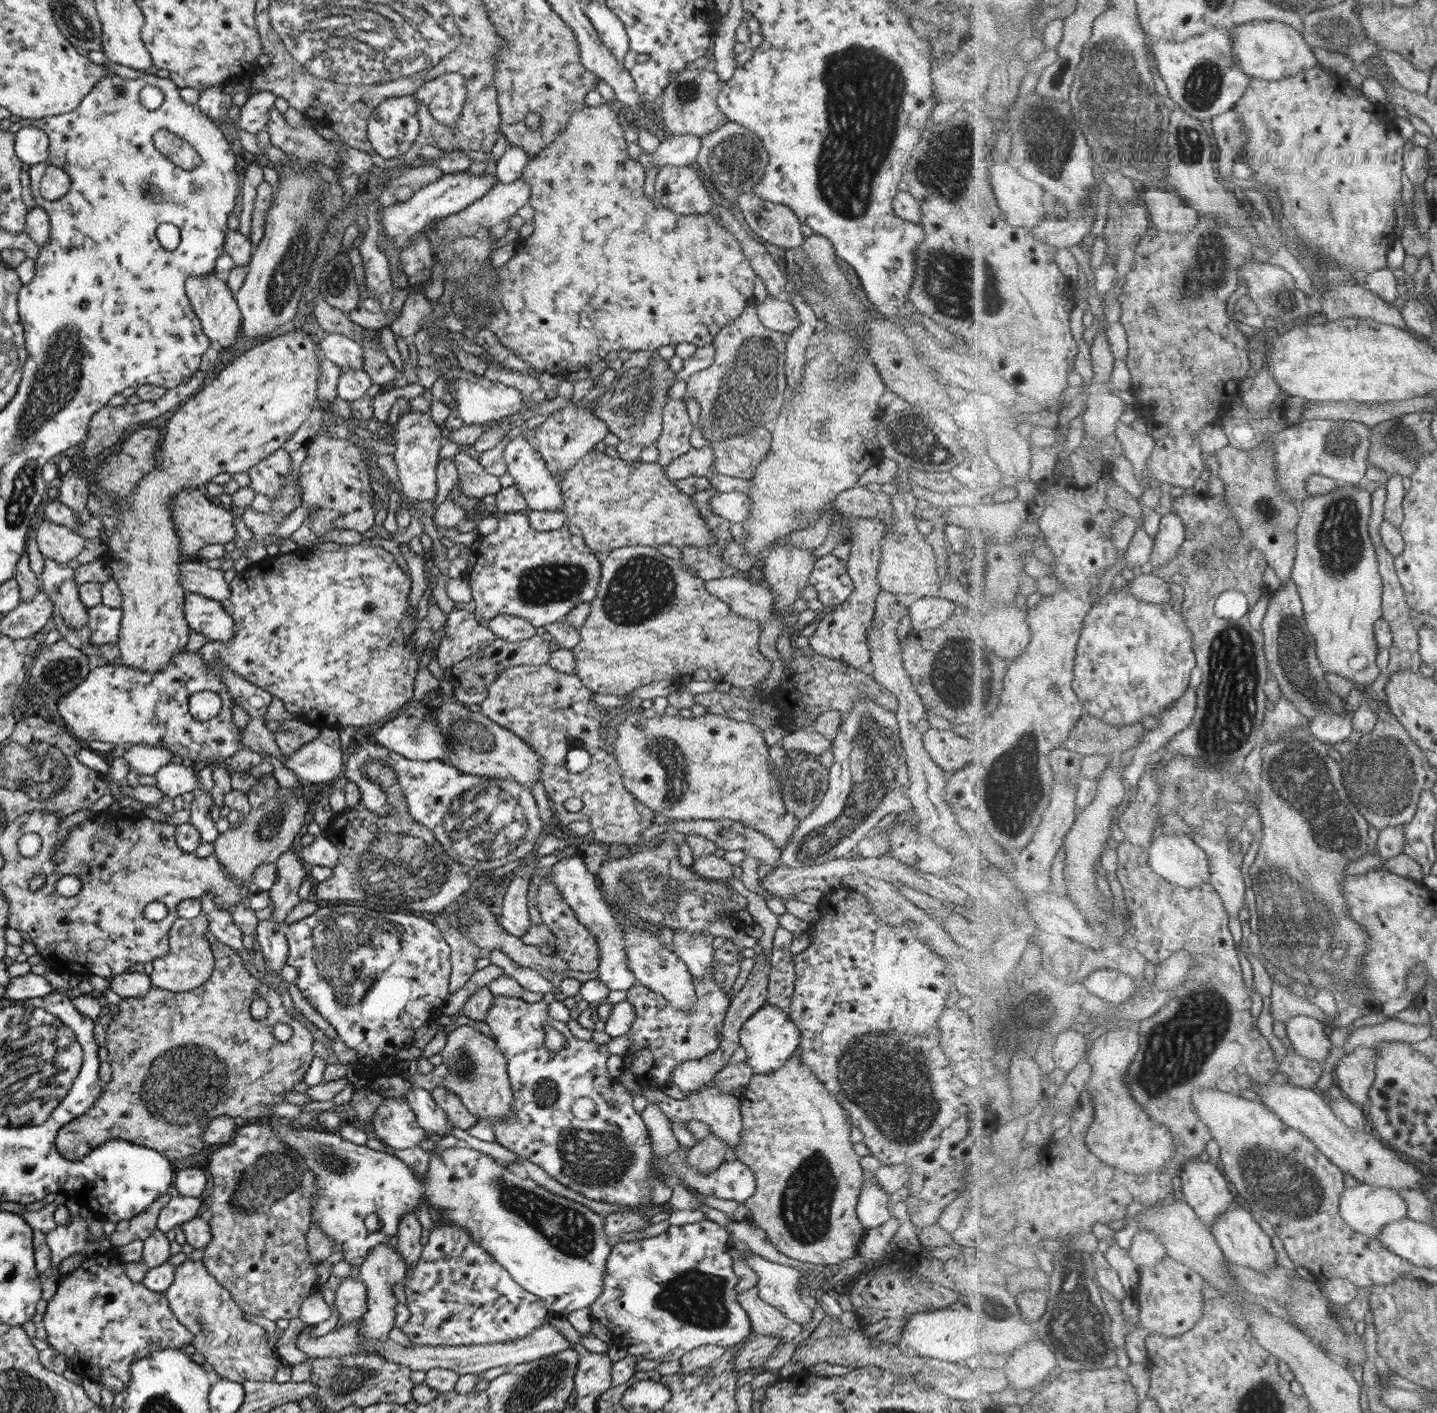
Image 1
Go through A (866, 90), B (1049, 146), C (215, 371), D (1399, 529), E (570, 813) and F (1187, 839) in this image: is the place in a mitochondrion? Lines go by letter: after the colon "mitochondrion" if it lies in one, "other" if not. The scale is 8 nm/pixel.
A: mitochondrion
B: mitochondrion
C: other
D: other
E: other
F: mitochondrion

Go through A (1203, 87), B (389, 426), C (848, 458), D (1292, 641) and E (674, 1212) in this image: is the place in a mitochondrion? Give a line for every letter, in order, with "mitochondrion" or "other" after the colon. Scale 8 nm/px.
A: mitochondrion
B: other
C: other
D: mitochondrion
E: other

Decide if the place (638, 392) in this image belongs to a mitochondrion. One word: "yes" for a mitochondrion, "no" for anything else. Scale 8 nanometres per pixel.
yes

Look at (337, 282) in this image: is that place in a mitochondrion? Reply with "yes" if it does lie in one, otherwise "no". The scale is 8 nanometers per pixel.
yes

